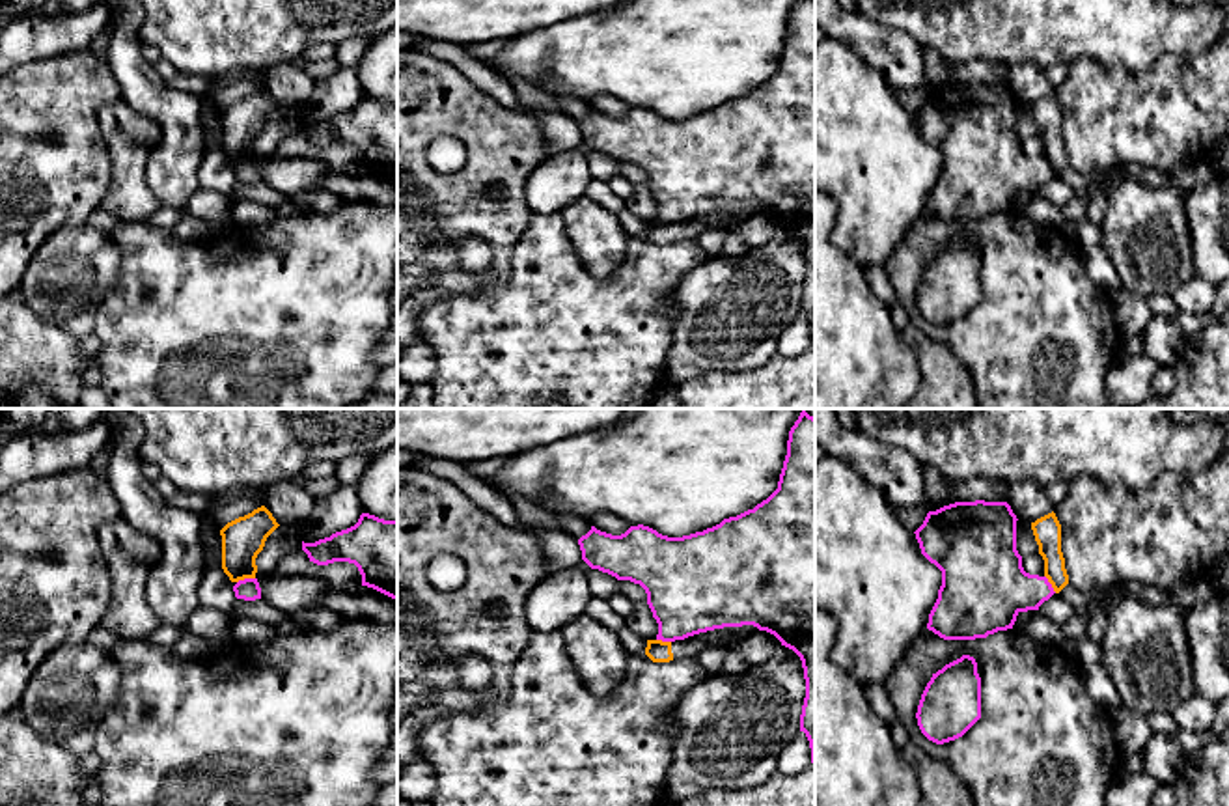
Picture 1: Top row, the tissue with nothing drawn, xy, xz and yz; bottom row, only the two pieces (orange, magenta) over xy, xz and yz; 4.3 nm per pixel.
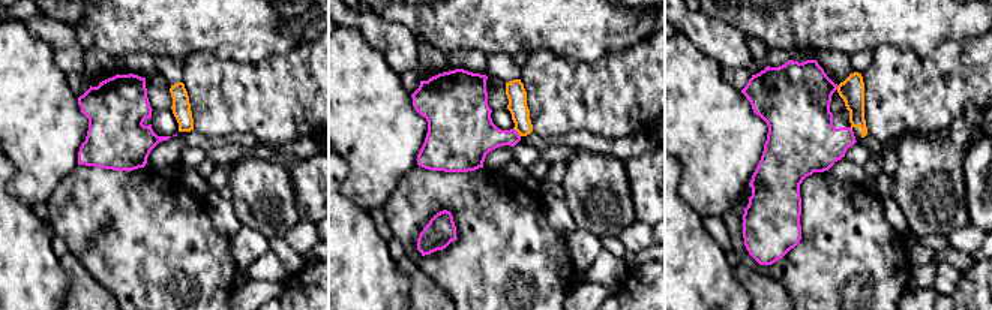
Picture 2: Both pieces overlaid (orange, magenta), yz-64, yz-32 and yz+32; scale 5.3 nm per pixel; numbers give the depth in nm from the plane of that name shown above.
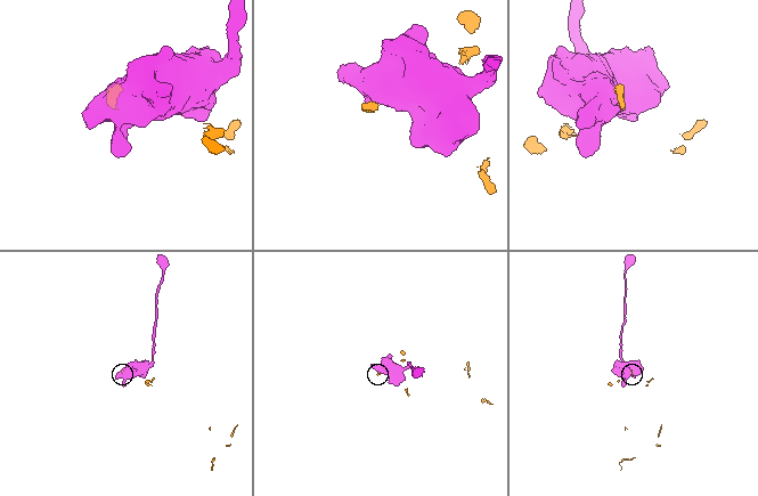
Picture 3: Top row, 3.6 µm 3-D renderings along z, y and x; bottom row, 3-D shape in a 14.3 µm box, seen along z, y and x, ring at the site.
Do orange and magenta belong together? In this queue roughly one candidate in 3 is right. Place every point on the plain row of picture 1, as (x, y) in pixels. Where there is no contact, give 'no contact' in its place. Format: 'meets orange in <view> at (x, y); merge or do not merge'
meets orange in xy at (245, 159); do not merge

